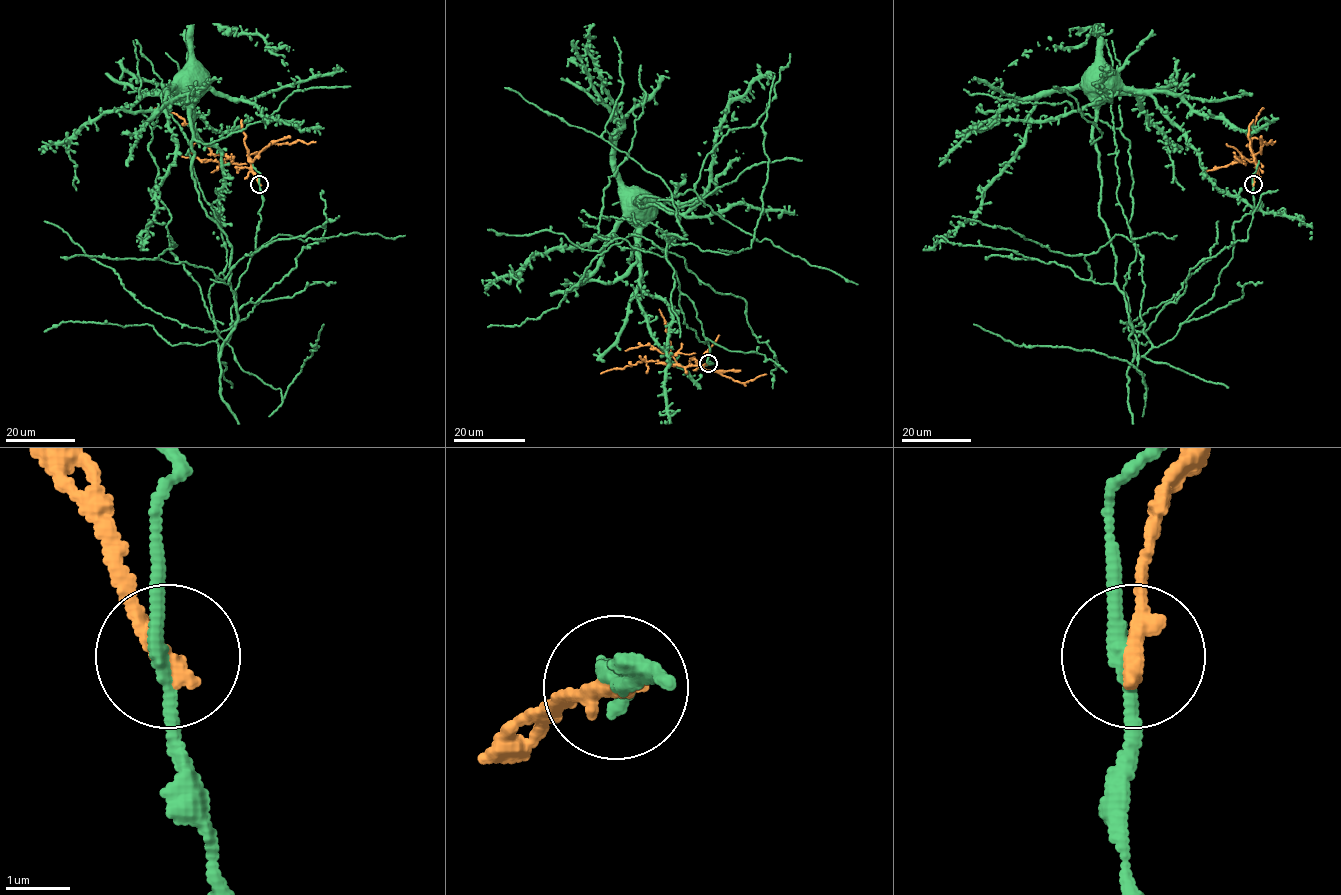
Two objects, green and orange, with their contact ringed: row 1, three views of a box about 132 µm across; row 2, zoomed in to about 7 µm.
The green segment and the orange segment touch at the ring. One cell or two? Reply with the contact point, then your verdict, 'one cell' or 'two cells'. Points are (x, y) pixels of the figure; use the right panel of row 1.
(1253, 184) | two cells

